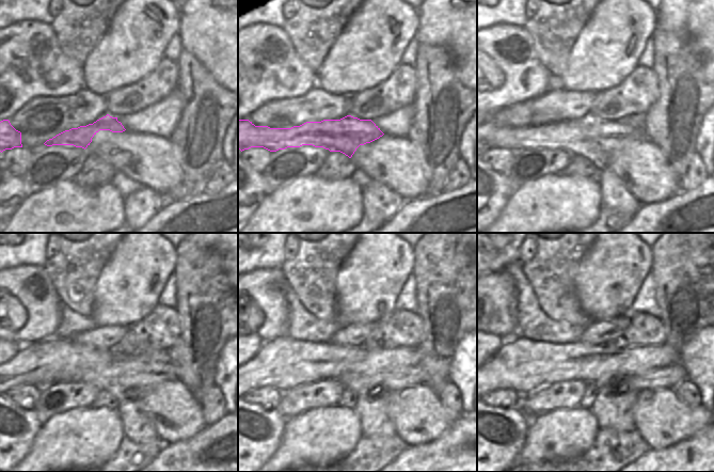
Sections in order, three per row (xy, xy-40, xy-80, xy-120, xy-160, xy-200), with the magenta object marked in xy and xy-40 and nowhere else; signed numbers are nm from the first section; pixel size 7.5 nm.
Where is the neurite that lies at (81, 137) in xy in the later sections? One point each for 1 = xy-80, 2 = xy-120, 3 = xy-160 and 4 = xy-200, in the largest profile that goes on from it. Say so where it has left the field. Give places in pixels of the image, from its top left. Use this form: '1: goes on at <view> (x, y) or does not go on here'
1: goes on at xy-80 (601, 141)
2: goes on at xy-120 (127, 380)
3: goes on at xy-160 (414, 376)
4: goes on at xy-200 (669, 377)

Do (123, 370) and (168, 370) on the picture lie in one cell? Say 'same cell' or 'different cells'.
same cell

